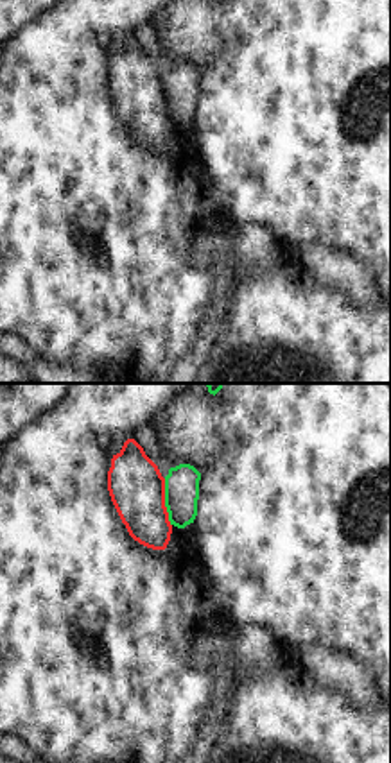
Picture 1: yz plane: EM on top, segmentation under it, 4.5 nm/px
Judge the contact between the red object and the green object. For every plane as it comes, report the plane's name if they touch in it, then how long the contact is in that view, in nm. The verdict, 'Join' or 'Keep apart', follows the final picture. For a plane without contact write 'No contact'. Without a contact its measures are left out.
Touches red in yz. Shared border 220 nm

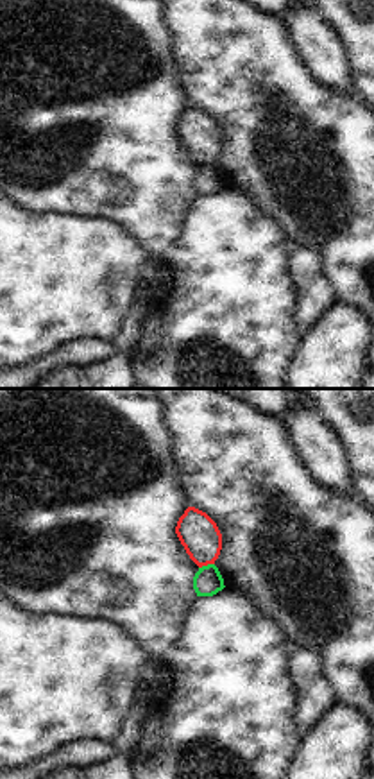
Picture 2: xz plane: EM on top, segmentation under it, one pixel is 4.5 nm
Touches red in xz. Shared border 80 nm

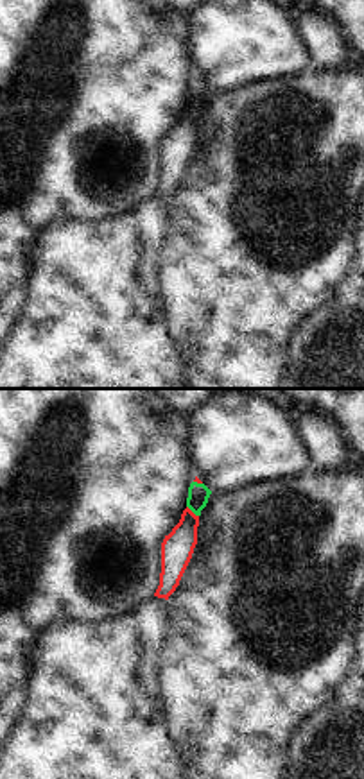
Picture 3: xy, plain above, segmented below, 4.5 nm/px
Touches red in xy. Shared border 80 nm

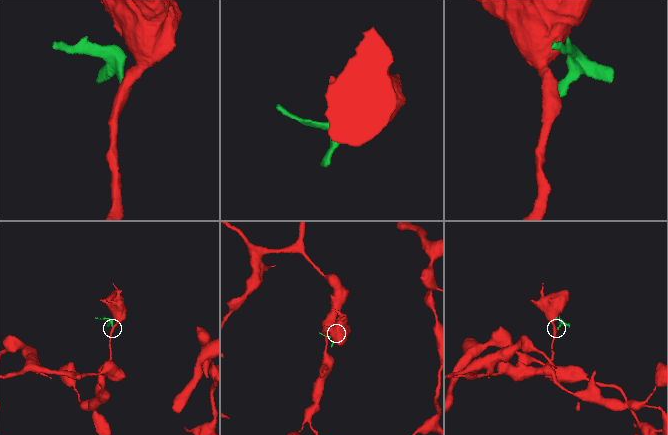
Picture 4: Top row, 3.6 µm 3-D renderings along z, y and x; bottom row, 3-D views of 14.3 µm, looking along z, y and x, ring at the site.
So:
Keep apart

